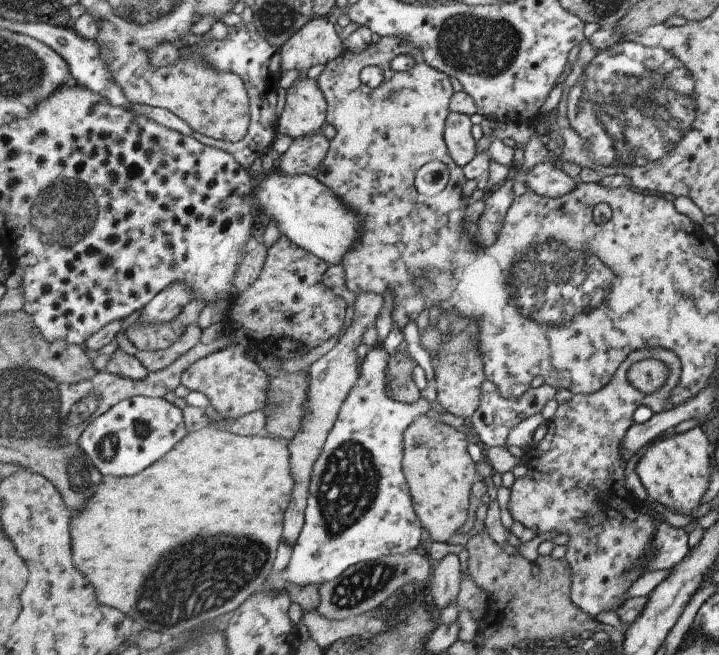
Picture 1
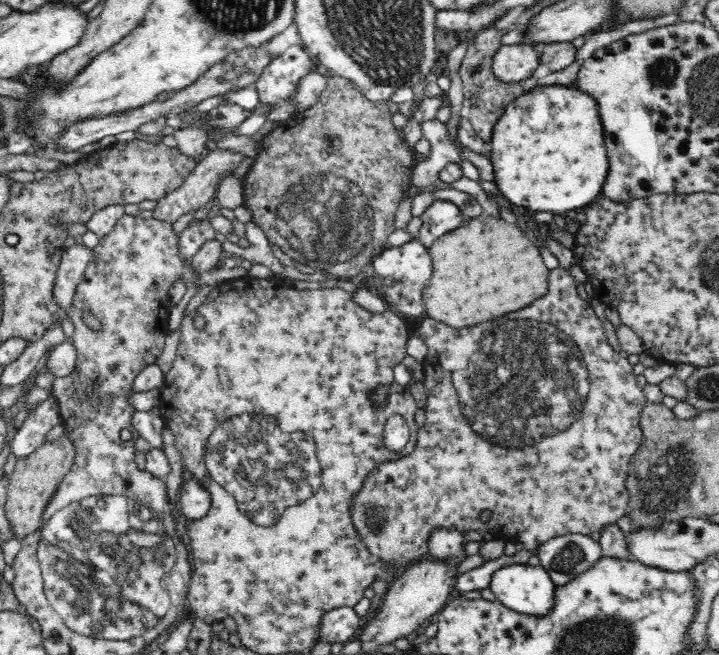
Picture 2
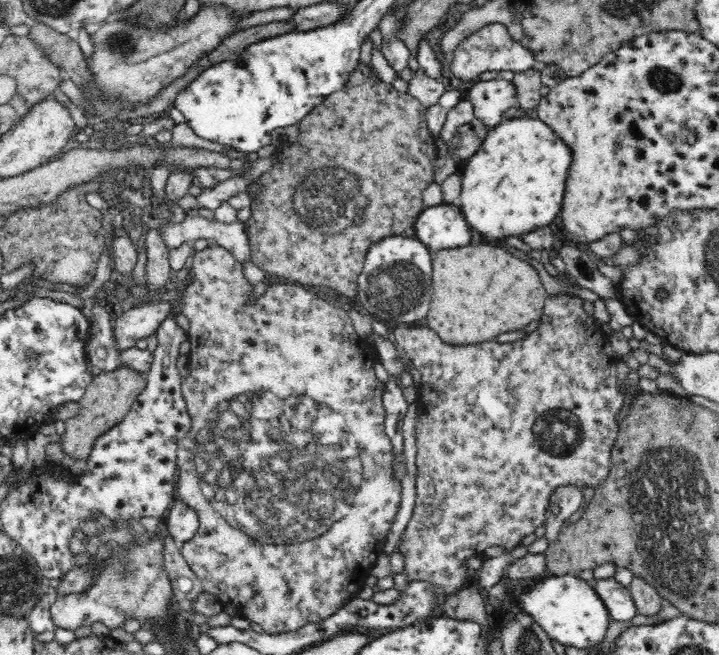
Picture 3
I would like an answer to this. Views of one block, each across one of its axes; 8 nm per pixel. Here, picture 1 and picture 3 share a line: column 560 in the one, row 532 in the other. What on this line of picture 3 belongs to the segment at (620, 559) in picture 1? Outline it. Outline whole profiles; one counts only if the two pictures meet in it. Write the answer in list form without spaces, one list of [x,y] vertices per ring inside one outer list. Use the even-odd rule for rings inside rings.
[[[558,294],[558,296],[548,296],[544,304],[544,312],[540,318],[538,330],[528,334],[522,340],[516,342],[480,342],[476,346],[450,346],[442,342],[442,338],[432,330],[432,328],[392,328],[396,346],[400,346],[406,352],[406,358],[414,362],[414,368],[420,370],[422,374],[422,390],[418,396],[418,422],[416,422],[416,446],[418,446],[418,456],[416,456],[416,502],[414,502],[414,514],[412,520],[408,522],[404,534],[402,534],[402,544],[400,544],[400,556],[404,558],[404,574],[408,582],[412,580],[426,580],[432,582],[436,588],[436,594],[450,596],[452,592],[460,590],[460,586],[468,580],[472,580],[472,574],[466,568],[466,560],[470,558],[480,558],[486,548],[490,546],[504,546],[506,552],[512,552],[520,542],[534,534],[536,528],[548,526],[546,518],[546,508],[550,502],[550,496],[558,486],[574,484],[578,490],[584,486],[602,486],[602,482],[608,478],[612,460],[610,452],[612,446],[618,438],[620,426],[616,424],[616,418],[620,414],[620,408],[624,404],[624,394],[618,390],[618,378],[616,378],[616,362],[620,356],[610,348],[608,336],[602,332],[602,328],[596,324],[596,320],[586,312],[584,300],[578,296],[568,296],[568,294]]]

